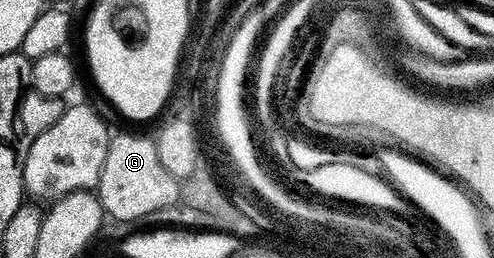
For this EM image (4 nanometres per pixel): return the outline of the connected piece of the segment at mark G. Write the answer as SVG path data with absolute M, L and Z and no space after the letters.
M120 133L111 138L106 159L101 169L102 179L94 192L100 199L105 214L116 221L148 219L152 212L162 211L179 202L182 185L177 177L170 175L160 158L160 147L155 140L139 137L136 133Z

